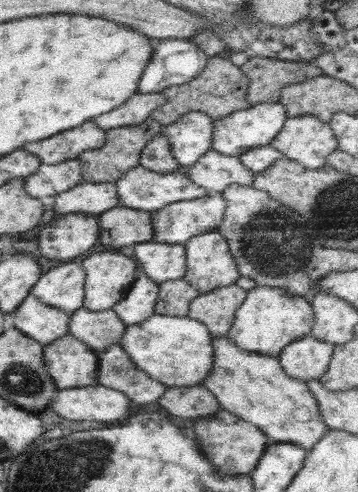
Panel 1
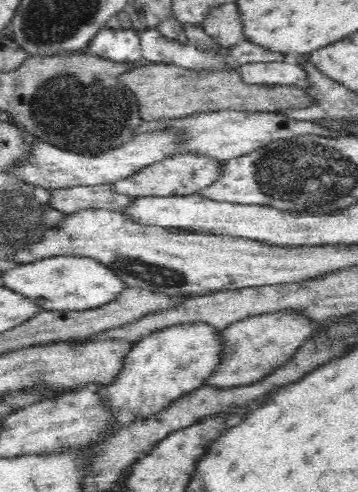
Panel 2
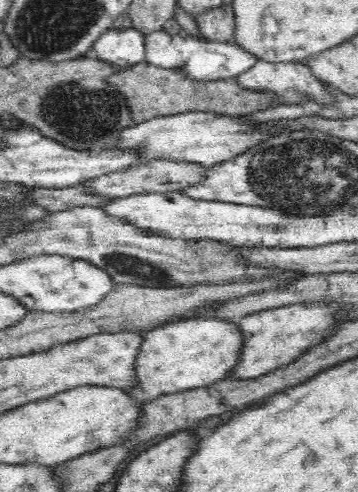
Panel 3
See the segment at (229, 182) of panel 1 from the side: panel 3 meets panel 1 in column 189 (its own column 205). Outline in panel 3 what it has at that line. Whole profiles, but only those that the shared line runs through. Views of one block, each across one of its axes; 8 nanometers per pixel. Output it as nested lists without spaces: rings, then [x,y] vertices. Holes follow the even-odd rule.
[[[152,160],[152,162],[142,162],[142,164],[132,164],[128,170],[122,172],[114,172],[114,174],[104,174],[102,178],[94,178],[90,182],[86,182],[84,186],[92,190],[92,194],[96,196],[104,196],[104,198],[126,198],[126,196],[134,196],[134,194],[168,194],[168,192],[184,192],[188,186],[196,186],[202,184],[206,180],[210,168],[194,164],[194,162],[172,162],[172,160]]]

